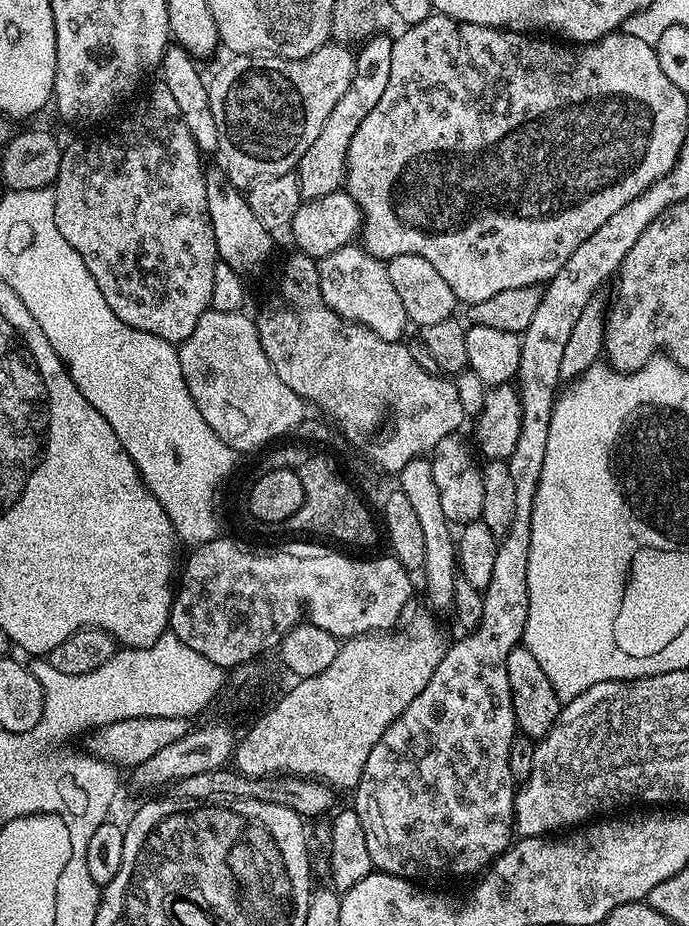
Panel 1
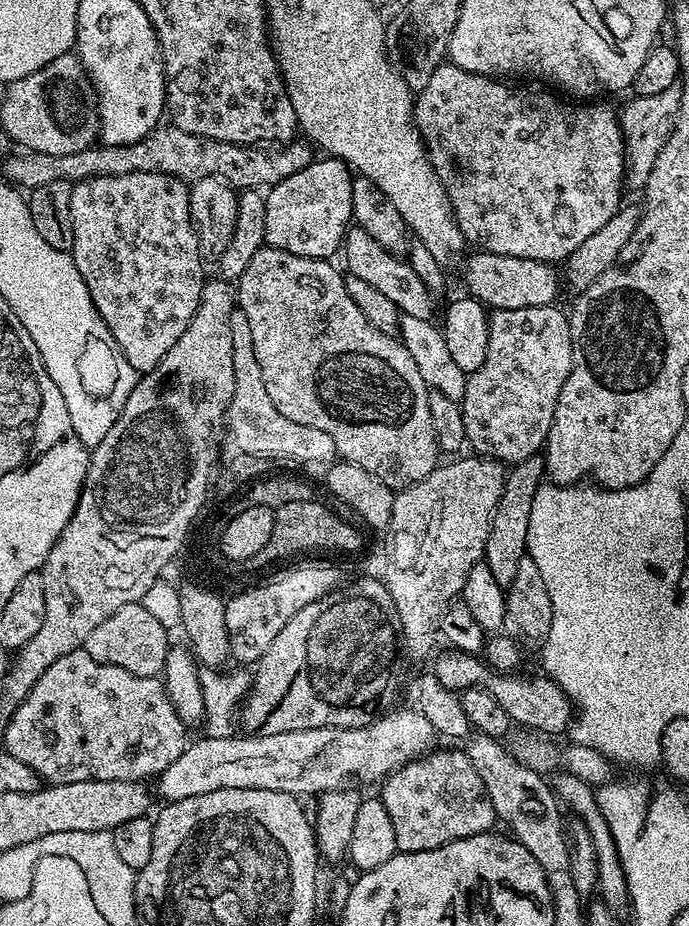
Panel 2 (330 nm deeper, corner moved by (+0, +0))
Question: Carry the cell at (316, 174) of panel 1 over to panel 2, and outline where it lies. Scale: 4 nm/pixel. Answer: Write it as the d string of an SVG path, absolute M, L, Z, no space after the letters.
M316 158L298 174L290 174L282 182L267 189L266 234L267 247L286 250L302 258L326 260L341 251L344 233L353 223L352 181L353 169L342 160L335 158Z

